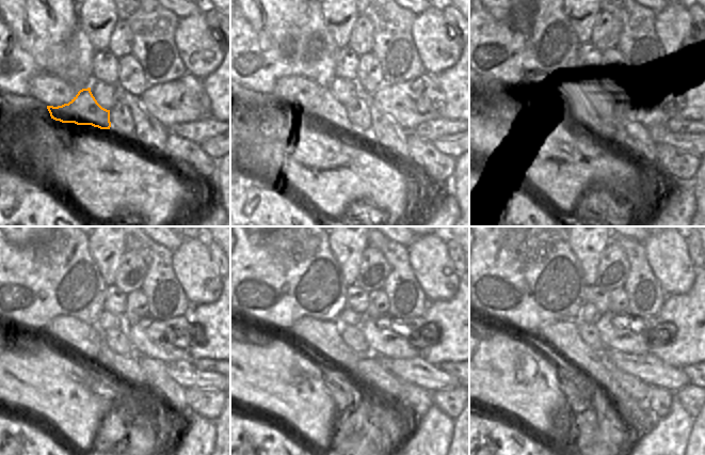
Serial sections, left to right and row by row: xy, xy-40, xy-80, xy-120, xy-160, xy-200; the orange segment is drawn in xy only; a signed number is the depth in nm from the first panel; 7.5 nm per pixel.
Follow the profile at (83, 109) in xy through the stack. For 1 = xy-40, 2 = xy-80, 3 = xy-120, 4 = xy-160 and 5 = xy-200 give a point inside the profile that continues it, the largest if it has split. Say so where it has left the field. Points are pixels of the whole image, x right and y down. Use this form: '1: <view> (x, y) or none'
1: xy-40 (325, 108)
2: xy-80 (577, 116)
3: xy-120 (127, 367)
4: xy-160 (369, 370)
5: xy-200 (637, 389)

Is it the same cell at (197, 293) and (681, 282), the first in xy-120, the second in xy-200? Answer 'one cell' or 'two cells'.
one cell

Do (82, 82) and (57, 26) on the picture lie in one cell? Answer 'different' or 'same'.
same

